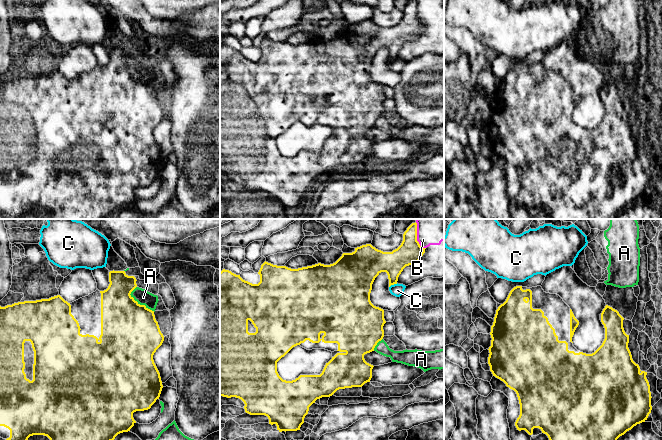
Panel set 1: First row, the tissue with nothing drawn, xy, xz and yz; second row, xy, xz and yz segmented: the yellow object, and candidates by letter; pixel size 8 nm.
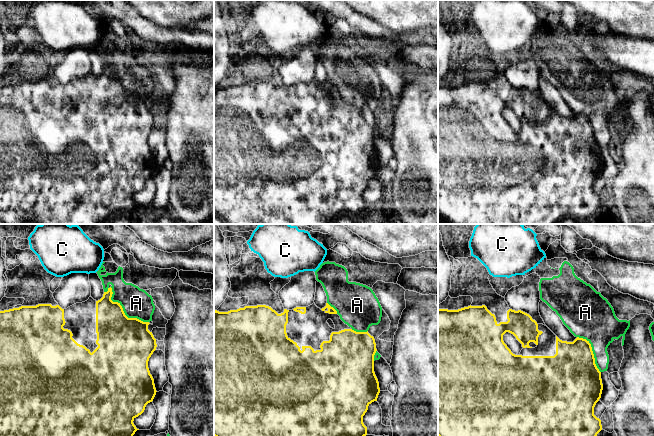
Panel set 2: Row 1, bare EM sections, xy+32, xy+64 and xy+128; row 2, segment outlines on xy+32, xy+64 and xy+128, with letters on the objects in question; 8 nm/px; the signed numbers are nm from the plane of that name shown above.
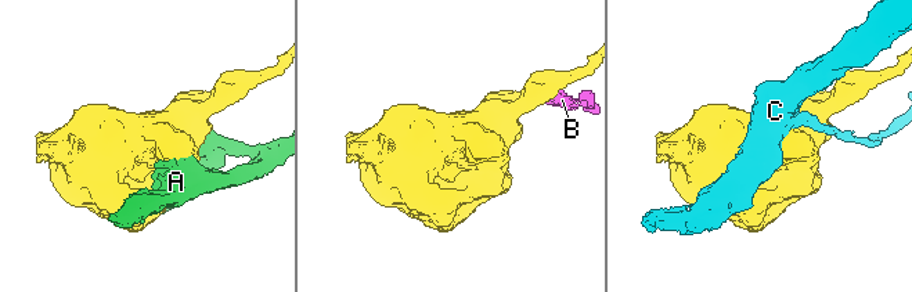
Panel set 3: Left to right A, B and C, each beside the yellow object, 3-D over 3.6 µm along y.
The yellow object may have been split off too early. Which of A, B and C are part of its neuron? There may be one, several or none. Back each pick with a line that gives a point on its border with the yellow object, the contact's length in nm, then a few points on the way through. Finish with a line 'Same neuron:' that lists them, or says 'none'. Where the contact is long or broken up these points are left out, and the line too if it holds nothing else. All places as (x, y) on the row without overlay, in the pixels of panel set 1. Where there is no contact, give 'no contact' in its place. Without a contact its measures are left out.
Same neuron: none

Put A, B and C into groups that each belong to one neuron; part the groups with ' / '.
A / B / C

